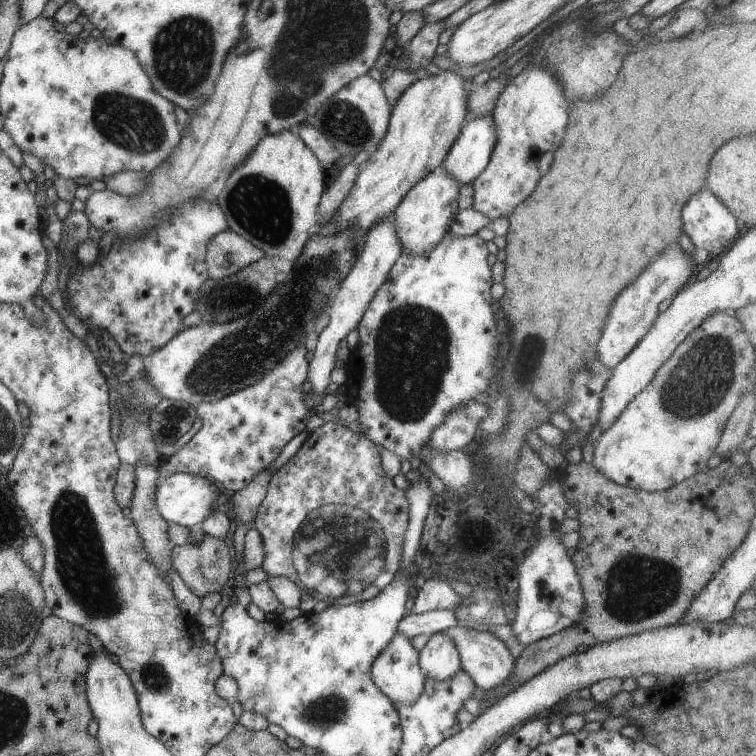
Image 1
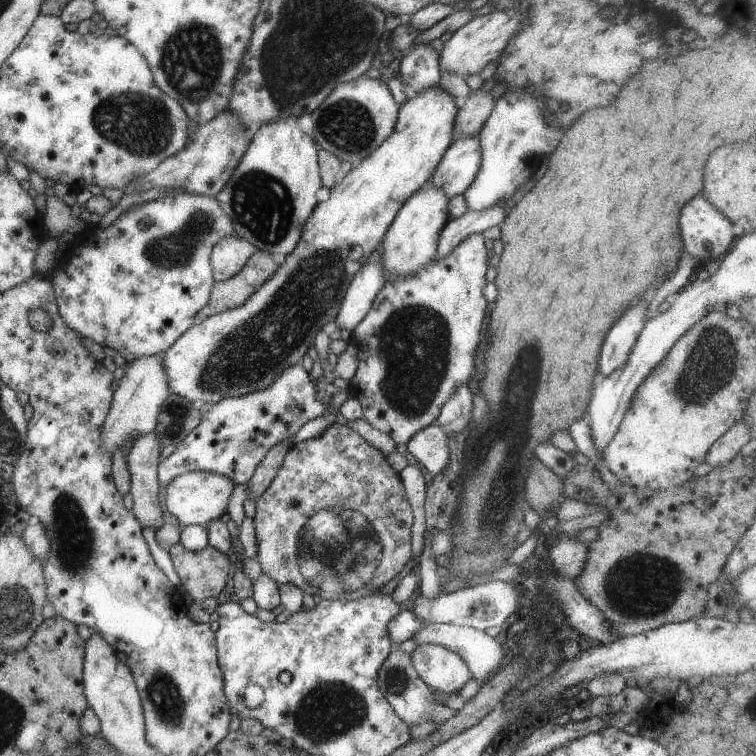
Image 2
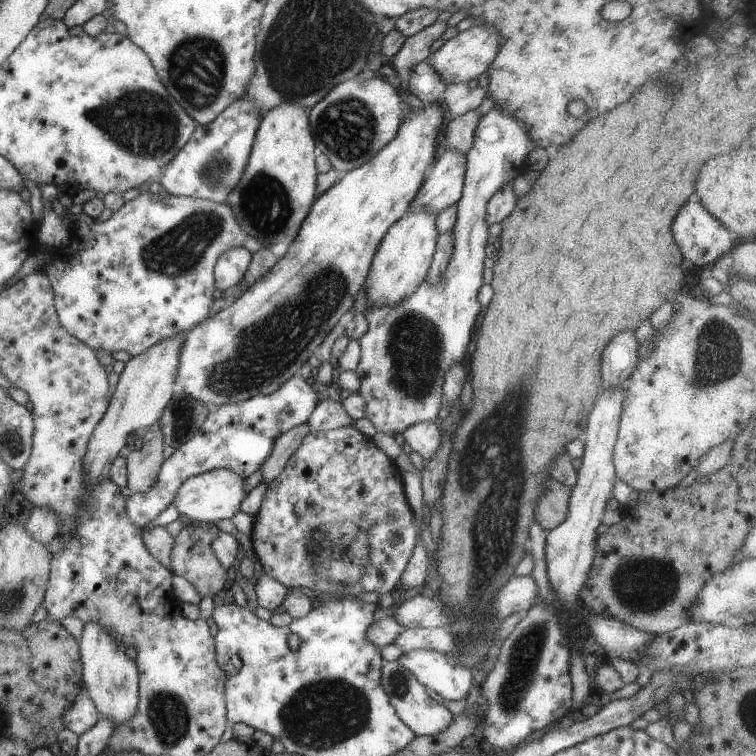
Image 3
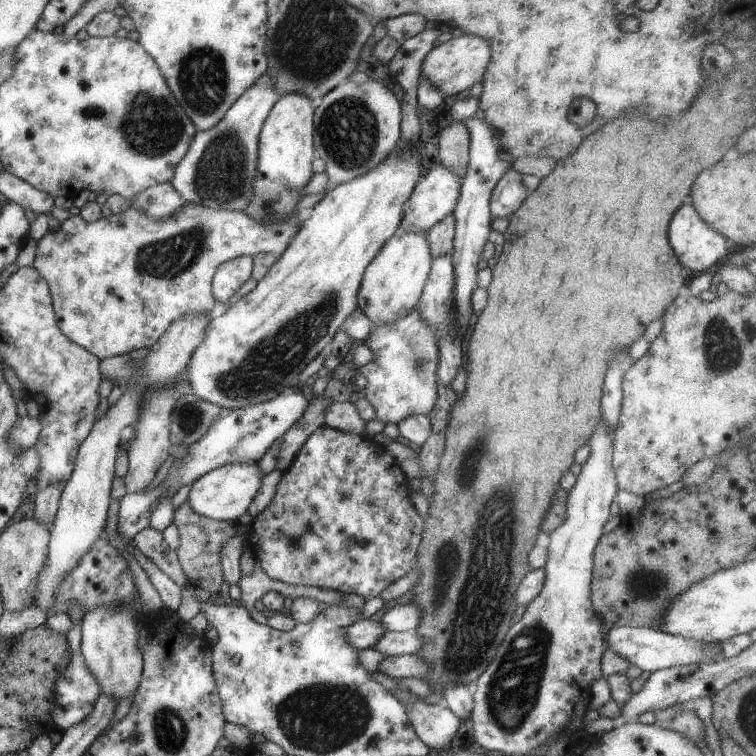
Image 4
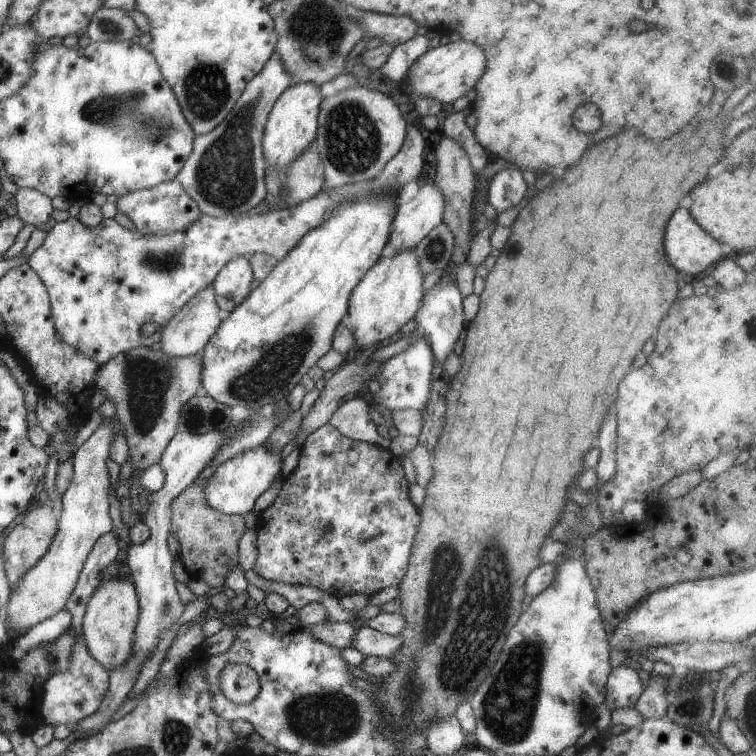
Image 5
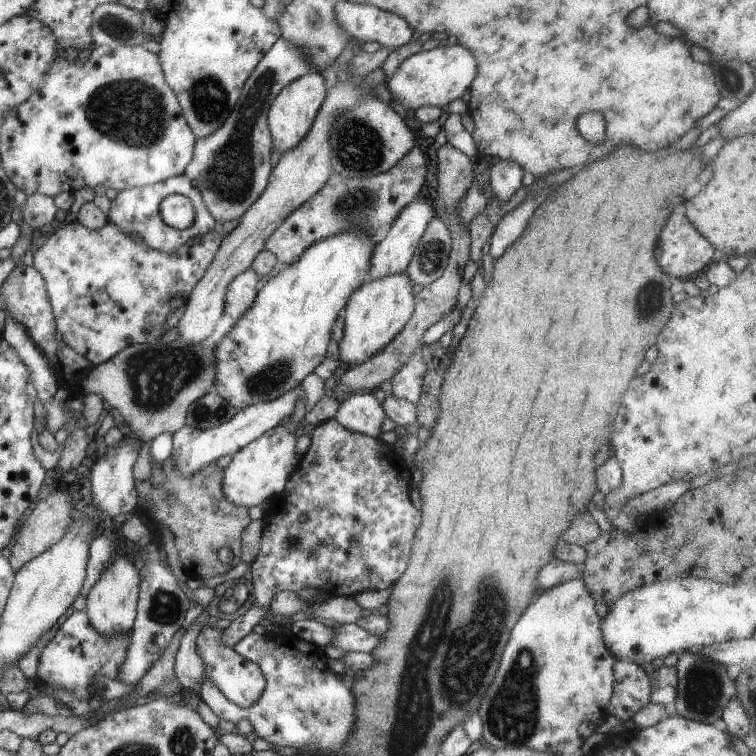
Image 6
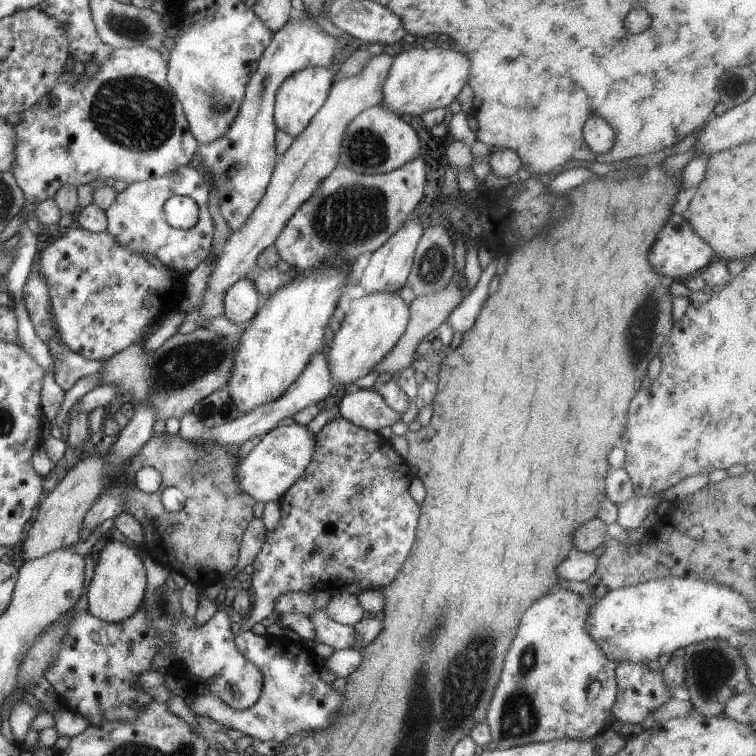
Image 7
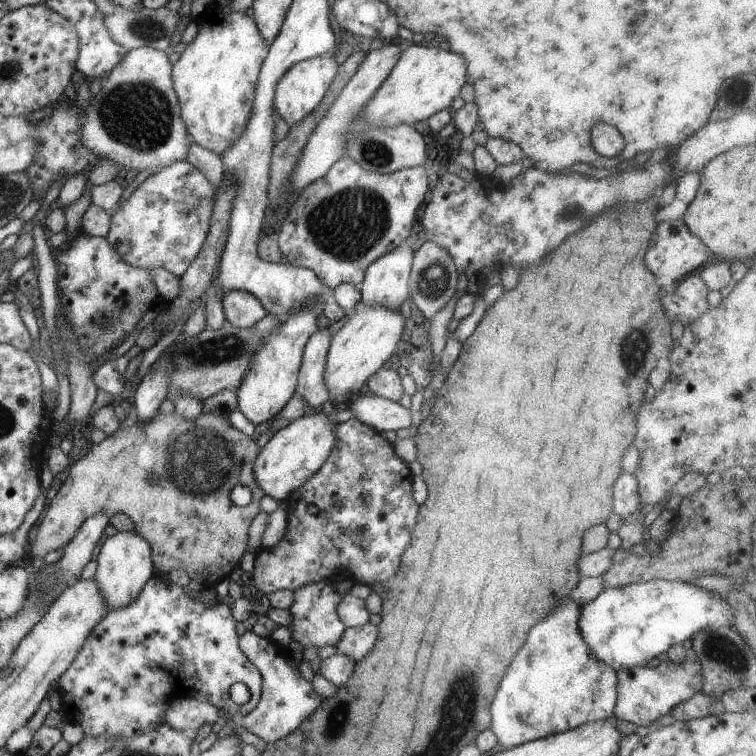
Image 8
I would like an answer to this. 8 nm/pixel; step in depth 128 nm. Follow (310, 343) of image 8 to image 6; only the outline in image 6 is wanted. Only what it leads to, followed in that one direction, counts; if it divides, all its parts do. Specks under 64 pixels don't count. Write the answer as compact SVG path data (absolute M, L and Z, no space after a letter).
M300 385L291 388L287 394L275 398L269 402L261 402L247 406L246 408L236 410L236 414L223 424L219 424L217 427L197 430L191 429L187 426L181 426L175 433L172 434L171 440L173 444L171 446L171 464L177 468L177 472L187 478L201 470L203 466L207 466L209 462L216 461L218 458L225 455L233 455L237 450L243 448L247 444L250 444L253 440L256 440L263 432L274 428L280 423L290 417L294 412L295 402L297 400L305 399L305 392L303 392Z

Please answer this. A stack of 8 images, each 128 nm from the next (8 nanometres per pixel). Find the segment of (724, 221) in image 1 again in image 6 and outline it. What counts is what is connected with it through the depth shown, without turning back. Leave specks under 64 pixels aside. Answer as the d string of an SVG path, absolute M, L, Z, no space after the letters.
M677 212L667 218L663 230L659 232L659 244L655 248L655 260L665 274L669 274L669 277L675 276L680 280L692 279L707 268L714 256L715 248L695 230L695 226L686 218L685 214Z

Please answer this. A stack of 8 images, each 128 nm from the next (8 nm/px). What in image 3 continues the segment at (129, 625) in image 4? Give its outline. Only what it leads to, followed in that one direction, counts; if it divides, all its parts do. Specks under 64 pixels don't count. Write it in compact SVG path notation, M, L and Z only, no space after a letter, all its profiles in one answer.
M87 622L83 626L78 640L79 655L82 667L81 680L87 698L93 702L99 716L109 718L115 728L127 726L135 716L138 698L138 672L135 662L125 656L125 647L113 640L103 628Z

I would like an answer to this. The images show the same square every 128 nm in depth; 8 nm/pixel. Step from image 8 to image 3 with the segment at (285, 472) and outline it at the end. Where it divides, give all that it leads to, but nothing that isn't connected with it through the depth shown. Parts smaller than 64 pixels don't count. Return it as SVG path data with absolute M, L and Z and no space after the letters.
M212 469L183 480L175 496L173 505L179 515L191 522L213 523L222 519L231 519L238 511L240 502L245 498L243 479L229 470Z

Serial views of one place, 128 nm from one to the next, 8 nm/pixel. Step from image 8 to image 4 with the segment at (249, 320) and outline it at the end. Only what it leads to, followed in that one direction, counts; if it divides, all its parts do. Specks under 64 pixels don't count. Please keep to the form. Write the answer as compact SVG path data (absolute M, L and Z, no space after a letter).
M246 255L221 262L212 277L211 291L217 302L227 303L233 293L247 280L252 270L252 258Z

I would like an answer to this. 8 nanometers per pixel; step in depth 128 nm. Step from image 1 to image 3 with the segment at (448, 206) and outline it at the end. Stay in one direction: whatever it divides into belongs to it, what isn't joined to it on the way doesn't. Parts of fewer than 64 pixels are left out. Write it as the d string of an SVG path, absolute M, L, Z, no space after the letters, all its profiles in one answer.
M419 208L406 211L387 228L387 233L381 238L372 257L360 293L367 300L368 306L395 306L395 302L401 302L403 298L413 294L419 282L426 278L438 236L435 218L437 218L435 214L429 214L427 210Z

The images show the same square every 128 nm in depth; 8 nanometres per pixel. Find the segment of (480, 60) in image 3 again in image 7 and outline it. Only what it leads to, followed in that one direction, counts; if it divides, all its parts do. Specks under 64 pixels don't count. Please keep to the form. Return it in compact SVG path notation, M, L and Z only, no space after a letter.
M421 47L399 51L393 56L382 86L382 99L379 105L399 116L421 116L428 110L445 108L467 82L468 70L469 59L452 48L433 47L425 50Z

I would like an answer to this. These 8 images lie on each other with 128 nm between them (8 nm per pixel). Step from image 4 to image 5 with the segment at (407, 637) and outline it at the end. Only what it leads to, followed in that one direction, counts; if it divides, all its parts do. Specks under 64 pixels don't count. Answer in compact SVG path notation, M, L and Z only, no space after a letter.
M364 624L359 625L359 630L355 632L353 638L355 640L351 640L351 647L357 652L361 652L363 657L388 658L401 648L401 636L379 633Z

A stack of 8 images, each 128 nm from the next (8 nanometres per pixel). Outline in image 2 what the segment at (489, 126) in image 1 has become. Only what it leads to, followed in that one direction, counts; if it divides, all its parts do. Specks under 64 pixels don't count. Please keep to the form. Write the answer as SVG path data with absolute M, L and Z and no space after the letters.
M479 134L452 140L431 174L431 184L439 186L449 199L462 194L479 172L482 152Z

